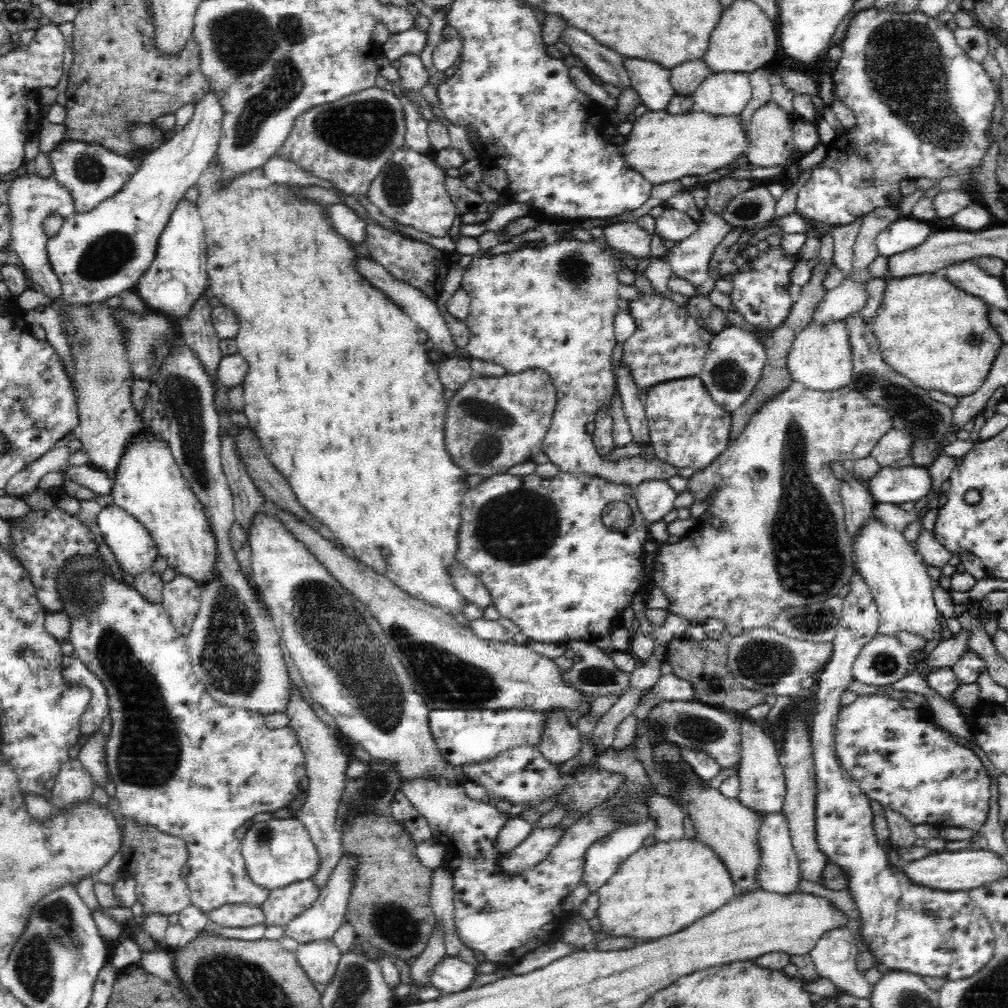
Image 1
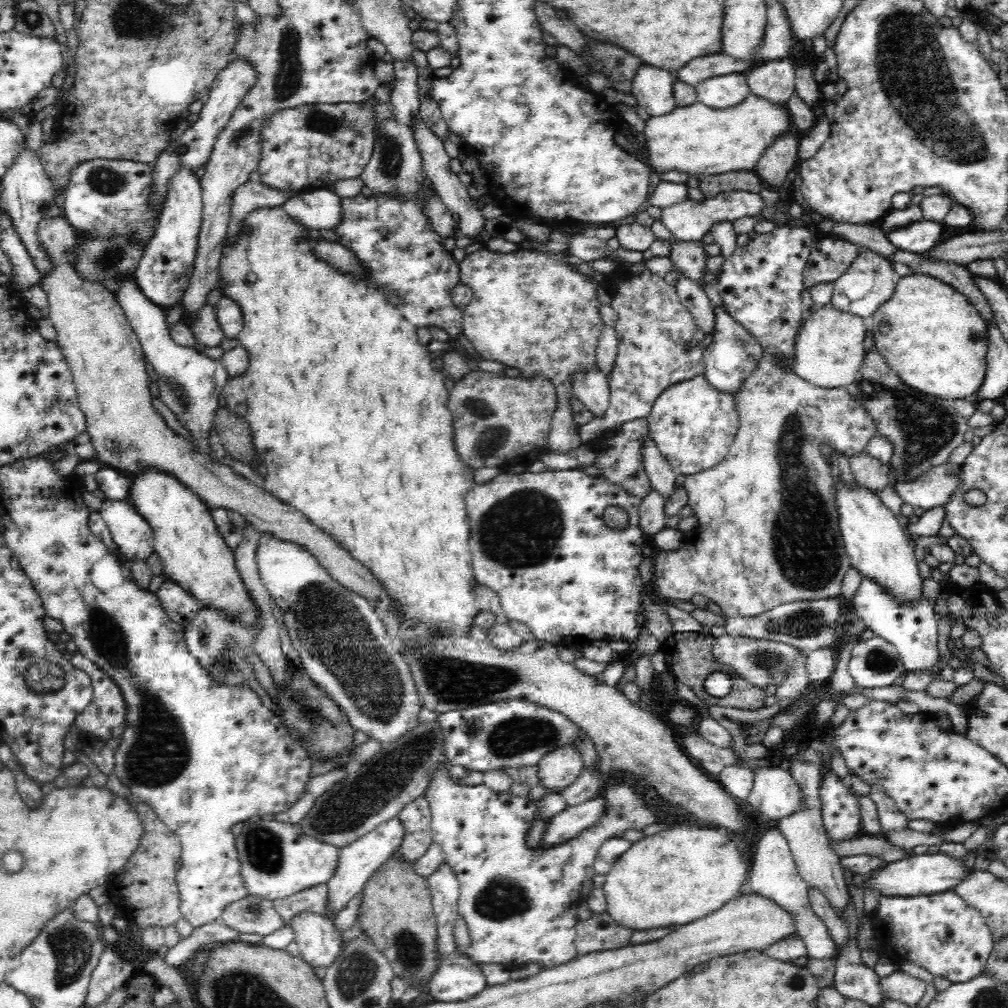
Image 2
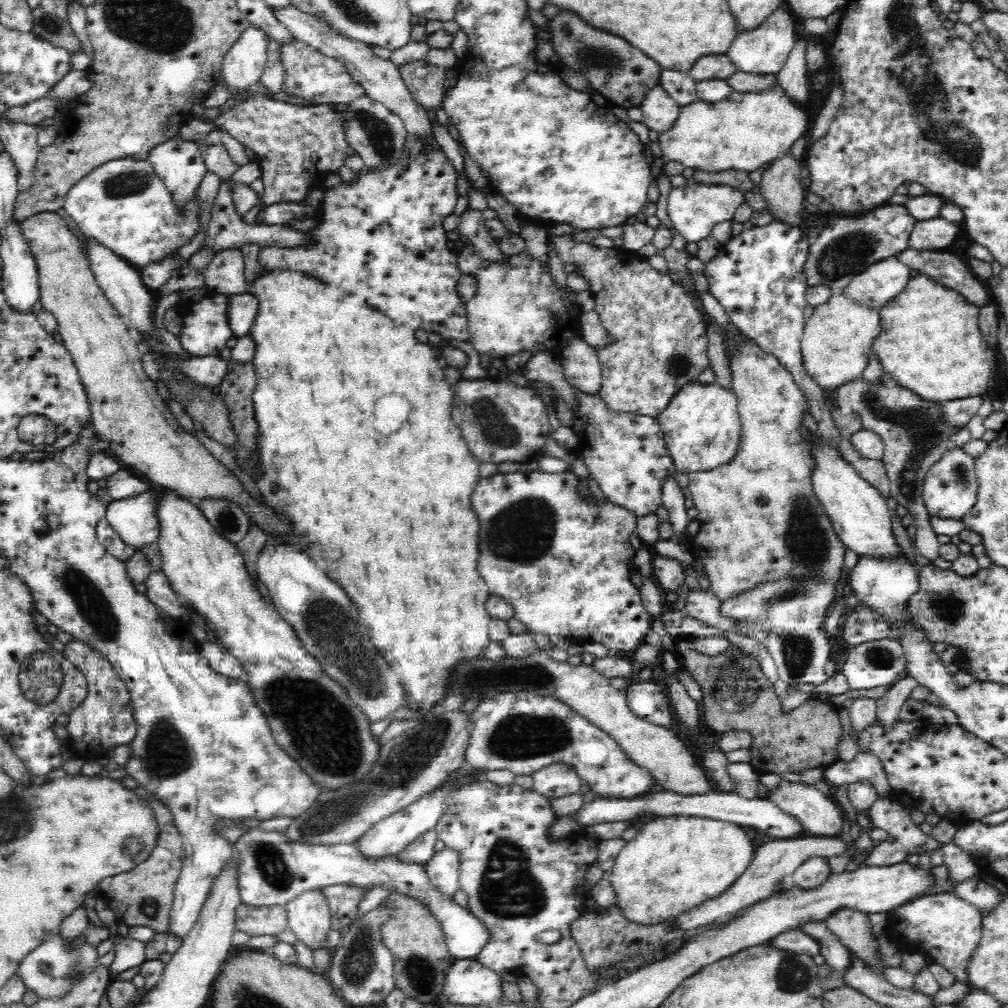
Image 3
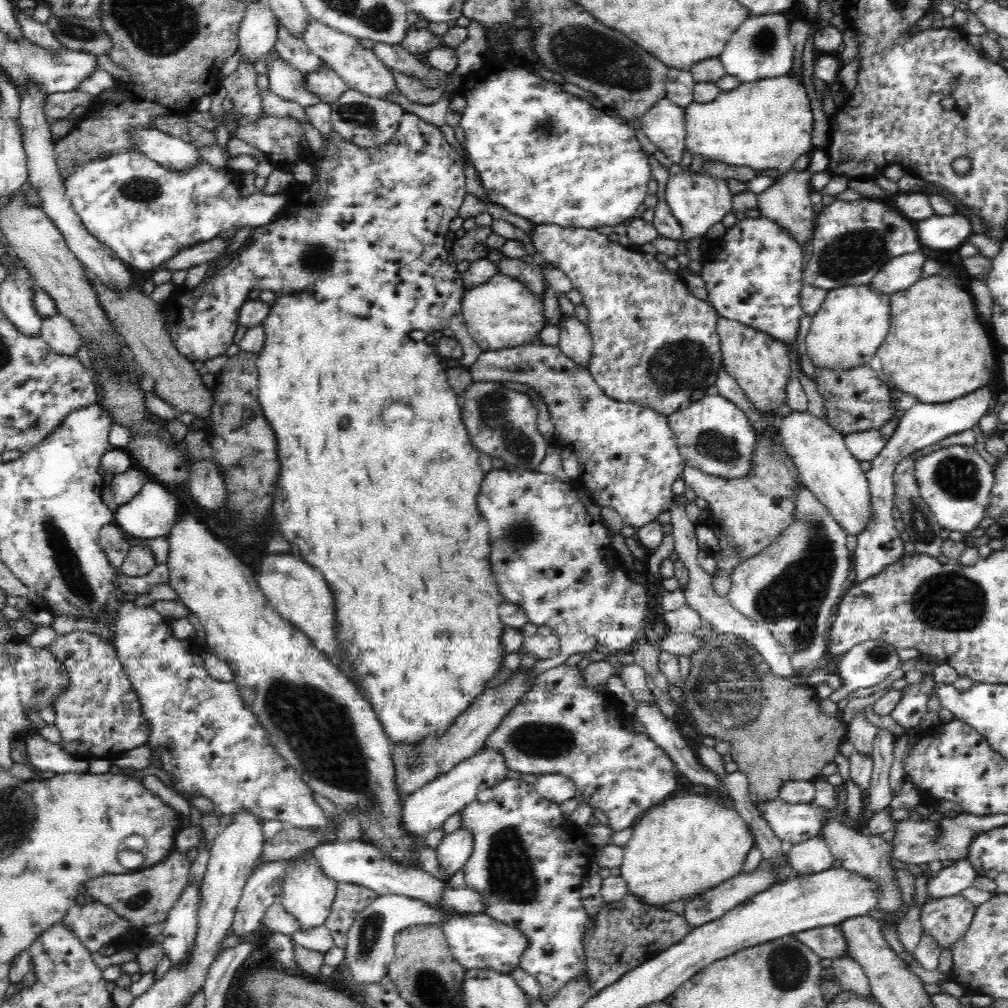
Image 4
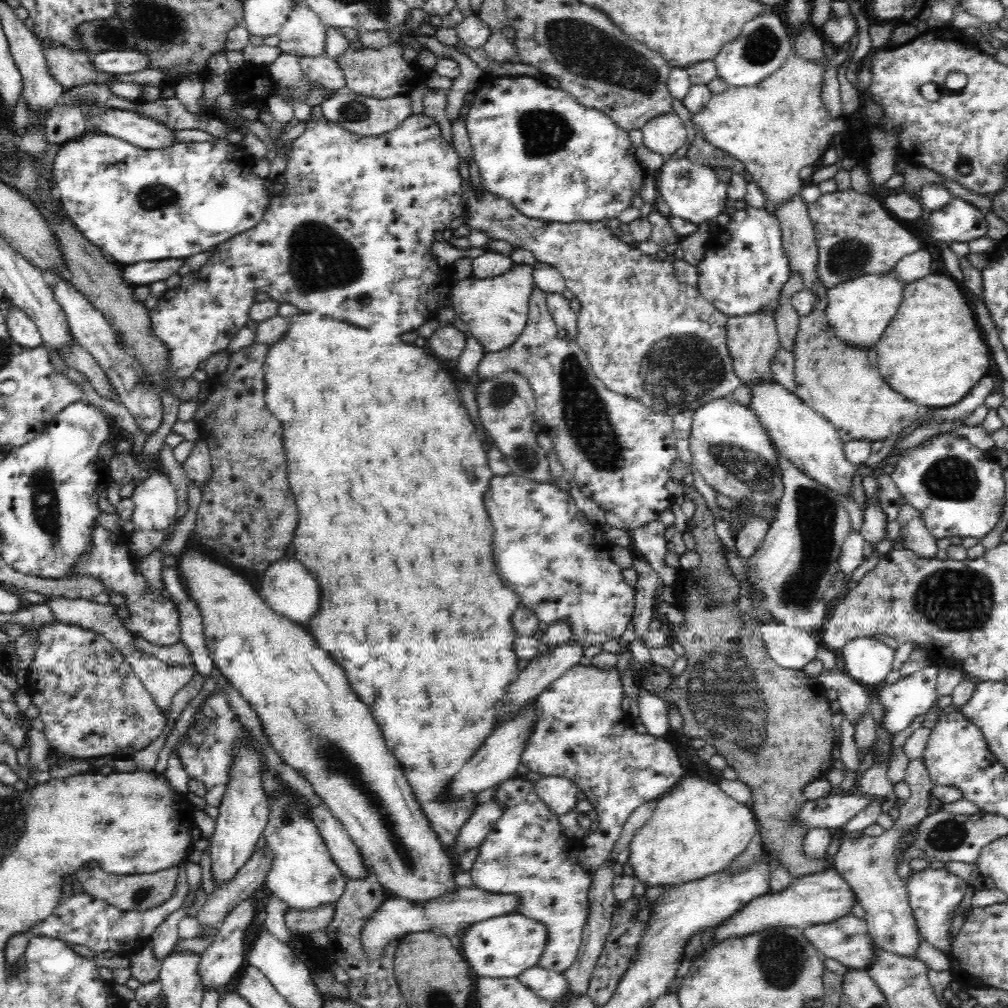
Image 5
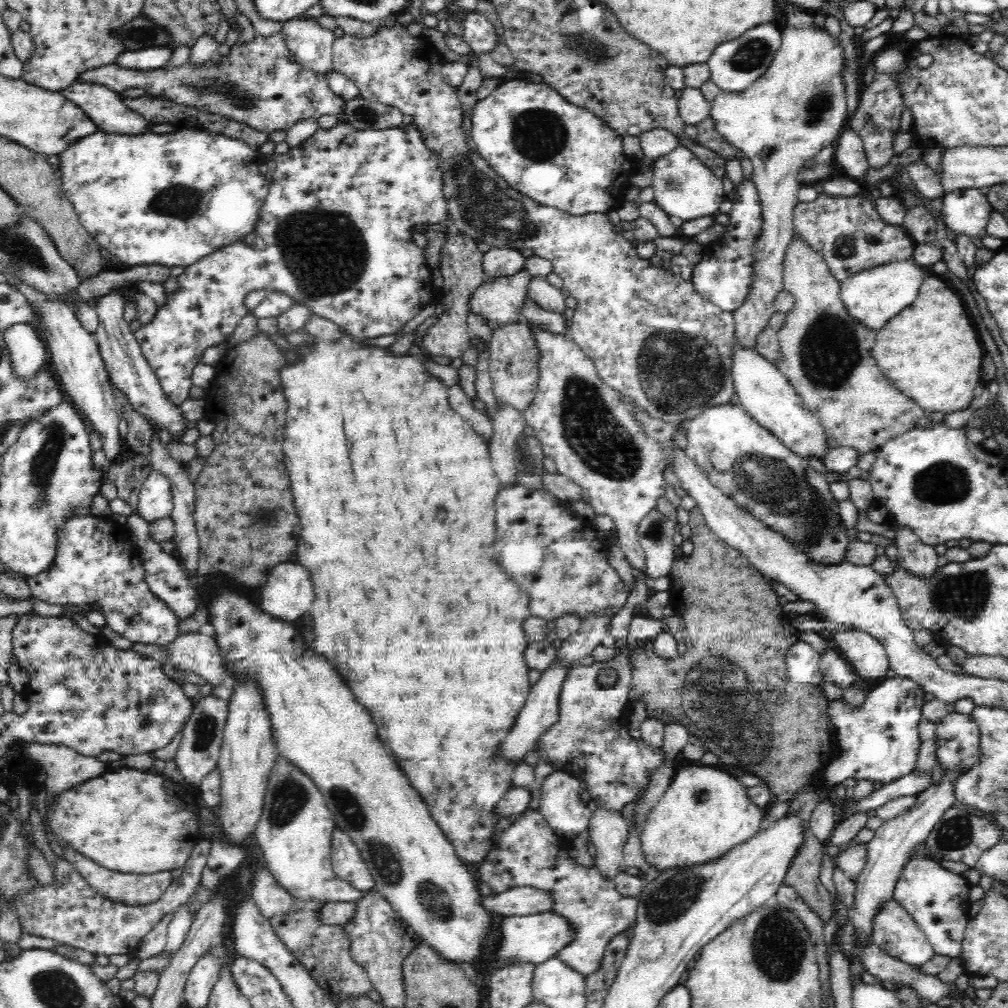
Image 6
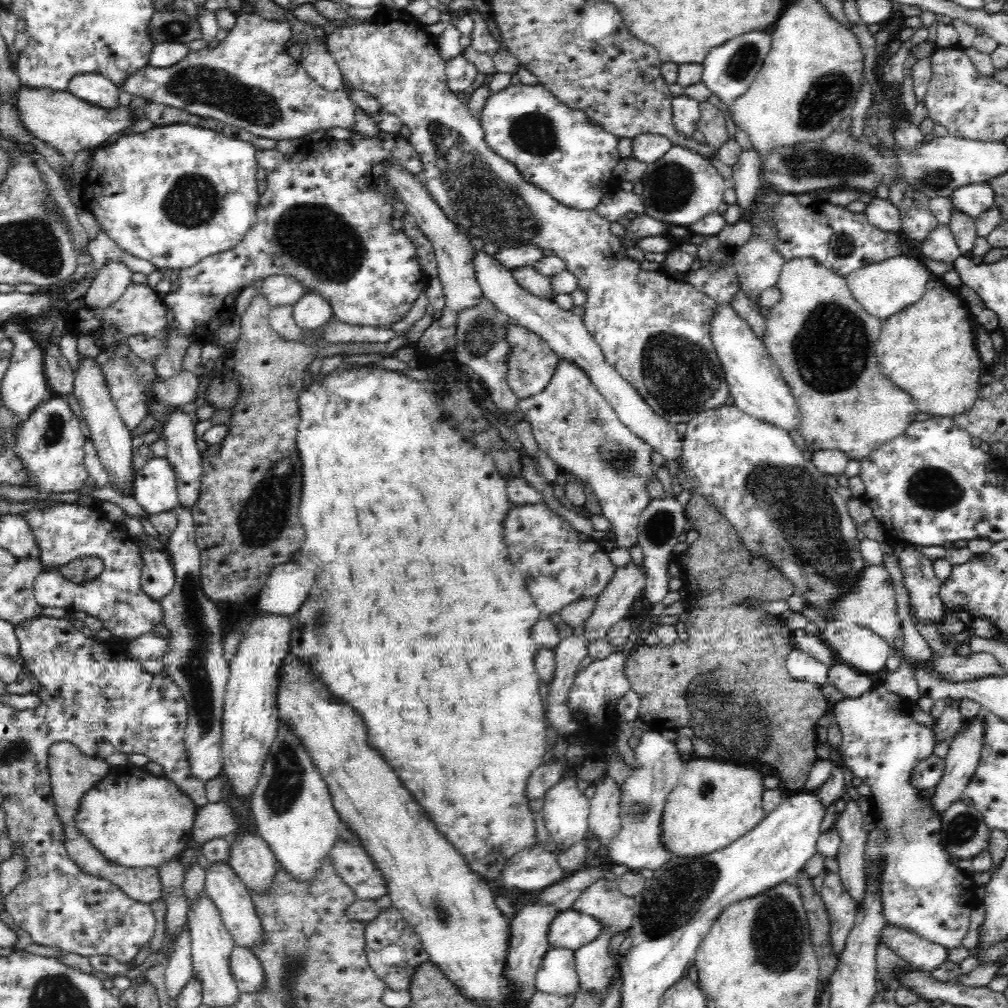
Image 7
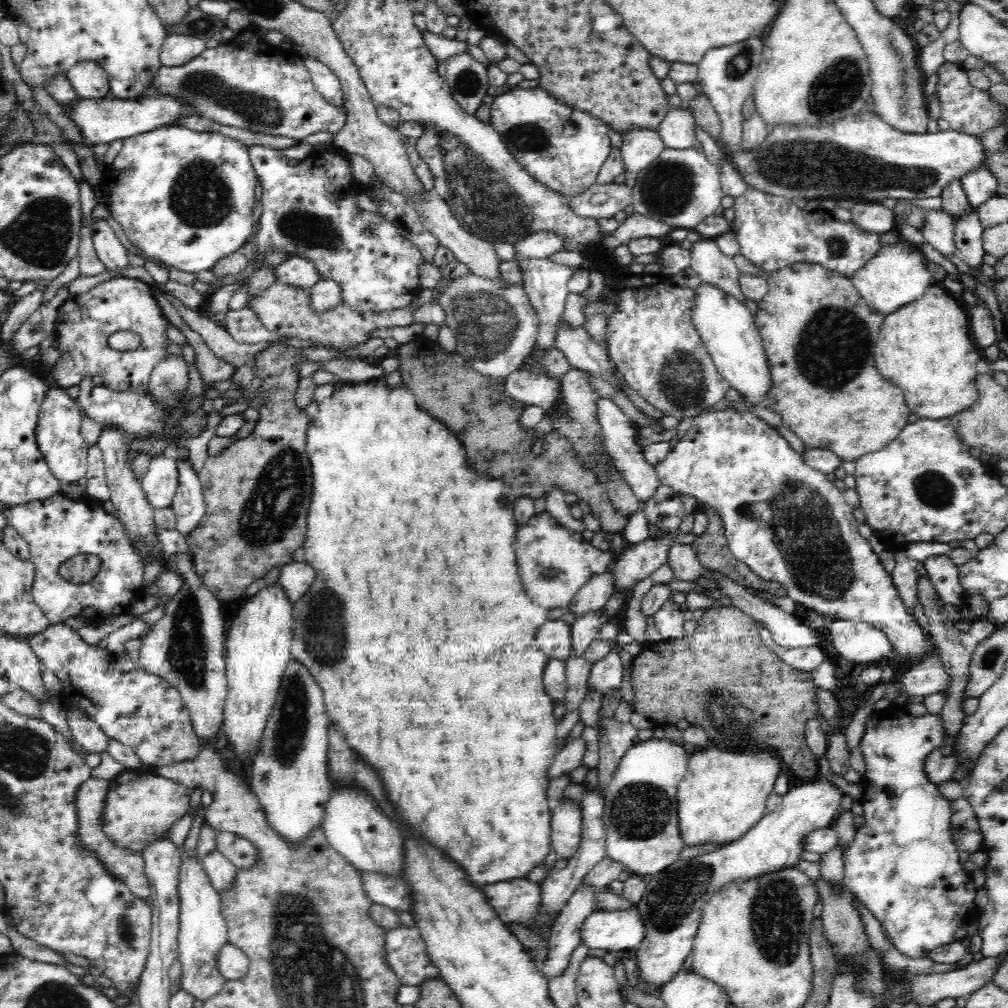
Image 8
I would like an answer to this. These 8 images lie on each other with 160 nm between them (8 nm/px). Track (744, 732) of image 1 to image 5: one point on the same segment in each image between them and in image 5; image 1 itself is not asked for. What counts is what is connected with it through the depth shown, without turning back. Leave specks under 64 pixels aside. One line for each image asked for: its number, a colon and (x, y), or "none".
2: (774, 793)
3: (818, 815)
4: (868, 856)
5: (868, 864)

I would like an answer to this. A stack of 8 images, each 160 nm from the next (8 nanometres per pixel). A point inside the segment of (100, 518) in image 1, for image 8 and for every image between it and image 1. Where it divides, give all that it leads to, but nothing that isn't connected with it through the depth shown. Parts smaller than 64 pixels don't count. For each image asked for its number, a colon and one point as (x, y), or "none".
2: (130, 532)
3: (134, 519)
4: (151, 513)
5: (155, 500)
6: (155, 501)
7: (155, 489)
8: (159, 483)

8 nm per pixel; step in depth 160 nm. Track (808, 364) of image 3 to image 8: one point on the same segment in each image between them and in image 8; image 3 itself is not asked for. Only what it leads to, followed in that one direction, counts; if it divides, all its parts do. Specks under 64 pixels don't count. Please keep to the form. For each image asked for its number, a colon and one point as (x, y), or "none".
4: (852, 323)
5: (858, 311)
6: (873, 296)
7: (883, 288)
8: (896, 275)

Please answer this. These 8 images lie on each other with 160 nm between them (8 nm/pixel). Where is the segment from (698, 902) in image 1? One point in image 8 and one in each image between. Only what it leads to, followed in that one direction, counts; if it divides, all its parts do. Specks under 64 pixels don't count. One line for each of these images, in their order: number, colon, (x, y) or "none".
2: (676, 877)
3: (673, 865)
4: (680, 848)
5: (697, 830)
6: (705, 813)
7: (714, 803)
8: (723, 794)

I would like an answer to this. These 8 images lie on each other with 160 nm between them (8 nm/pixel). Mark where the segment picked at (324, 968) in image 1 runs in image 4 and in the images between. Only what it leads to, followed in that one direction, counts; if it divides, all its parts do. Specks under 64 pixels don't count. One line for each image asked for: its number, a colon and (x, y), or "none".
2: (320, 944)
3: (308, 918)
4: (308, 894)

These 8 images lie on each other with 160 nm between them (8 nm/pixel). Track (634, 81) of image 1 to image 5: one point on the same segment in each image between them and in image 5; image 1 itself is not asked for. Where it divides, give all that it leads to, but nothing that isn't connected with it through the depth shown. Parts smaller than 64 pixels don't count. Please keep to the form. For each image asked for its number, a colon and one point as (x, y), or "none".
2: (652, 88)
3: (660, 112)
4: (664, 123)
5: (665, 134)

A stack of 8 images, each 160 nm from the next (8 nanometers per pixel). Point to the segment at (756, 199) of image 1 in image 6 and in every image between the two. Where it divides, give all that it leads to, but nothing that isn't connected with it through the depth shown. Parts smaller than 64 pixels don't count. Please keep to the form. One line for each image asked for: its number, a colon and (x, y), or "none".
2: (688, 220)
3: (694, 210)
4: (697, 201)
5: (693, 192)
6: (683, 186)

